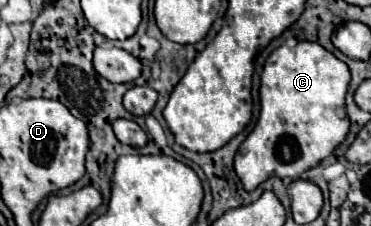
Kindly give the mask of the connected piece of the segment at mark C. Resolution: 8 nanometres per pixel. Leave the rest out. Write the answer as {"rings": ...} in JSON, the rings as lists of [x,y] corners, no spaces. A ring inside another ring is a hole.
{"rings":[[[300,41],[300,43],[296,43],[294,47],[286,47],[286,45],[278,47],[278,49],[268,57],[268,61],[266,61],[266,65],[264,65],[264,71],[262,71],[262,77],[260,77],[260,79],[262,79],[262,85],[260,85],[260,105],[262,105],[262,107],[260,107],[258,123],[256,123],[254,131],[246,137],[246,141],[240,145],[240,149],[236,151],[236,157],[234,157],[234,169],[236,169],[236,175],[240,177],[240,181],[242,181],[242,185],[244,185],[246,191],[254,191],[260,183],[264,183],[264,181],[270,179],[272,175],[276,175],[276,177],[292,177],[292,179],[296,179],[296,177],[302,175],[304,171],[316,167],[320,161],[324,161],[328,155],[332,155],[332,151],[346,139],[346,135],[348,135],[348,127],[350,127],[350,121],[348,121],[346,111],[344,111],[344,107],[346,107],[344,97],[346,97],[348,83],[350,83],[350,71],[348,71],[348,65],[342,63],[340,59],[336,59],[336,57],[334,57],[330,51],[326,51],[322,45],[316,45],[316,43],[312,43],[312,41]]]}

